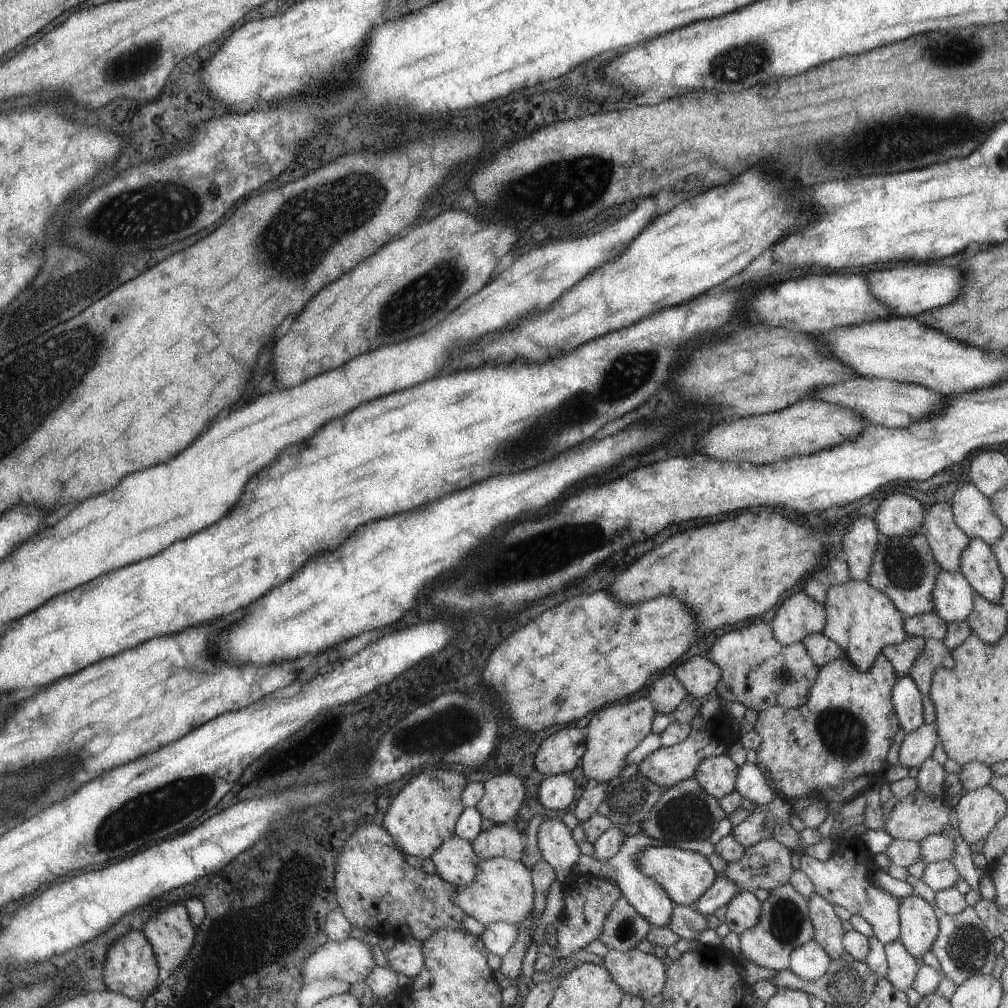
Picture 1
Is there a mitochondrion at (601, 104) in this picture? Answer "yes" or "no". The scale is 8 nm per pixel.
no

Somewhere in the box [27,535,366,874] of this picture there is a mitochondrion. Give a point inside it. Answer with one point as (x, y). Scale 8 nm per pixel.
(178, 799)

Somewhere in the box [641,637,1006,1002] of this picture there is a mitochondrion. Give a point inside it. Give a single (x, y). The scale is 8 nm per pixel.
(687, 813)

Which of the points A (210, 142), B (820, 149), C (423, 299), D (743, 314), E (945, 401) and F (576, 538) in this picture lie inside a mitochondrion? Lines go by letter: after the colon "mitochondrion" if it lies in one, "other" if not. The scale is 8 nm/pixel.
A: other
B: mitochondrion
C: mitochondrion
D: other
E: other
F: mitochondrion

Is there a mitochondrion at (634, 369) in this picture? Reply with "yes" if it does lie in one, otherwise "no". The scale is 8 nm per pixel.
yes

